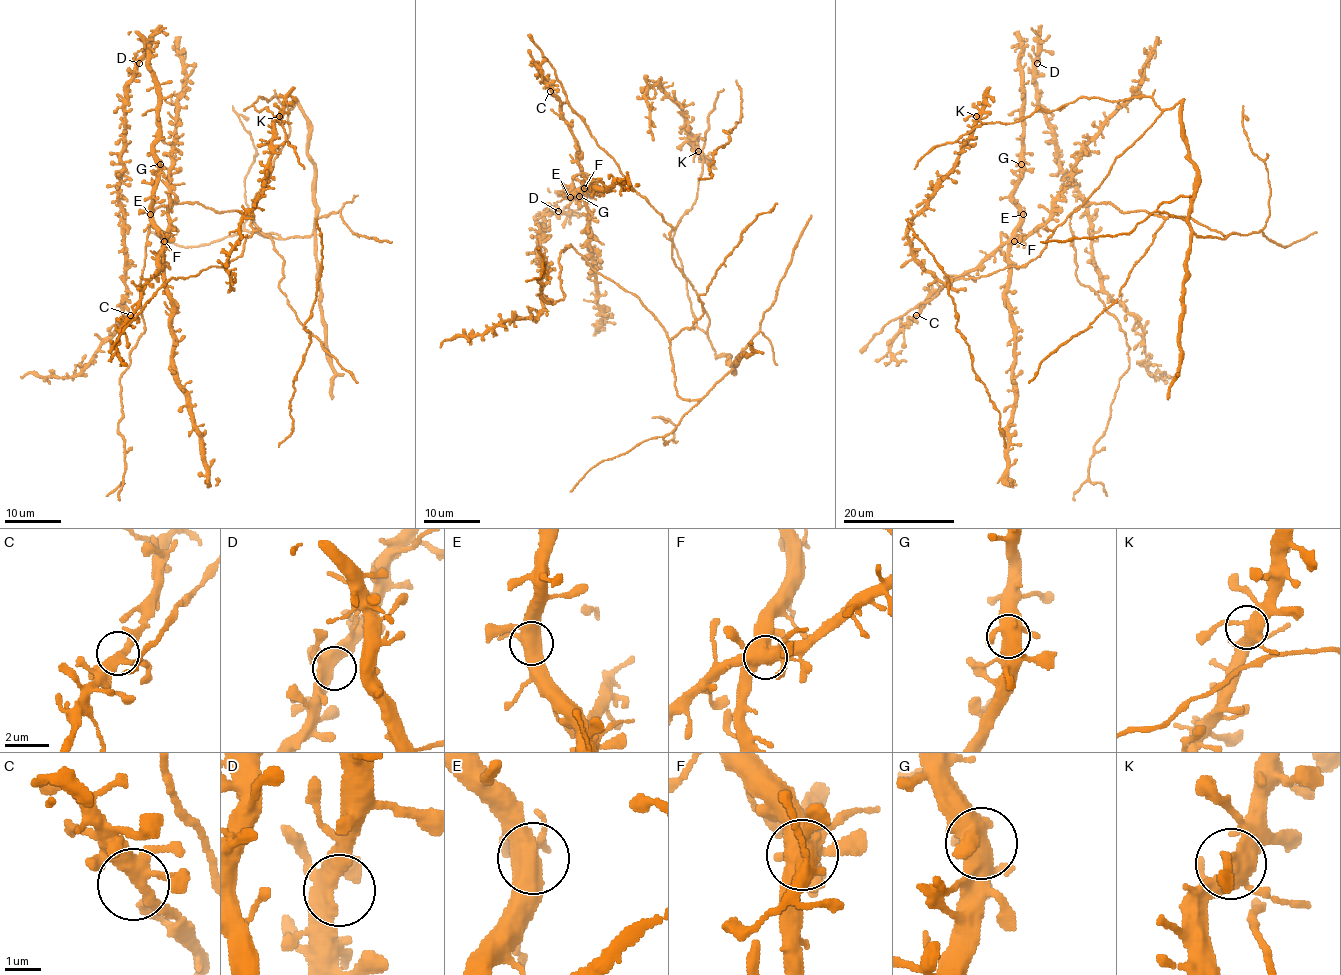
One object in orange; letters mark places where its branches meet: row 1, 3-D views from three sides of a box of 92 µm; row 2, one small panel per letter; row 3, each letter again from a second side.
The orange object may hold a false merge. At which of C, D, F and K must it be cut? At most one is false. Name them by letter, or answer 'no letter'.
F

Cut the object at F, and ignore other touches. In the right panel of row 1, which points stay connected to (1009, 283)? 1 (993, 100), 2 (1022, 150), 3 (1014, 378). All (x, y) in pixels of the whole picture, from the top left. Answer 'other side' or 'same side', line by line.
1: other side
2: same side
3: same side

